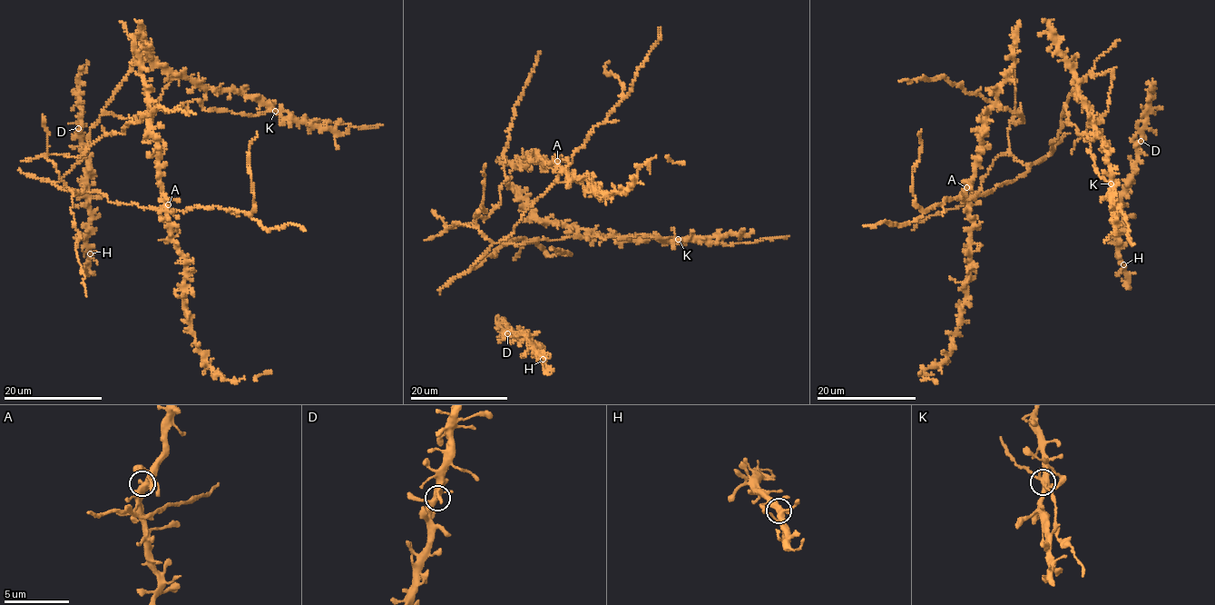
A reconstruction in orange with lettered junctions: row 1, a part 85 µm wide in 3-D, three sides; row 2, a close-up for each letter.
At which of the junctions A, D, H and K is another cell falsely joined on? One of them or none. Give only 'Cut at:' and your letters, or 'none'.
Cut at: none

